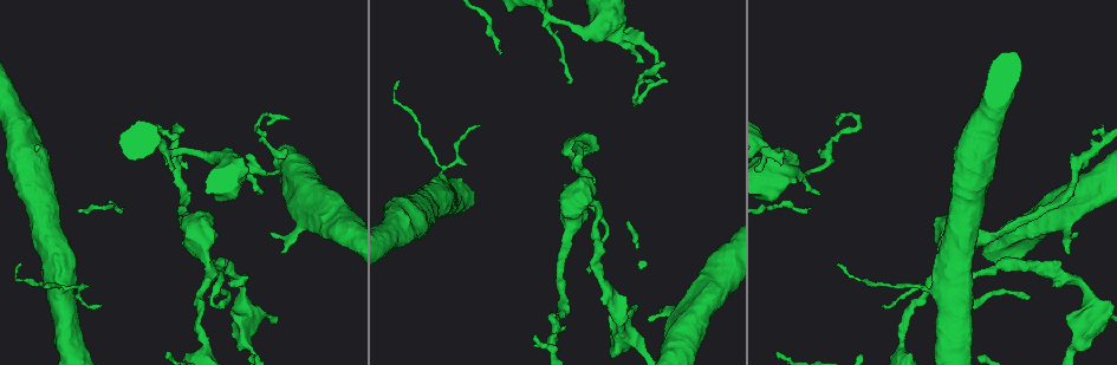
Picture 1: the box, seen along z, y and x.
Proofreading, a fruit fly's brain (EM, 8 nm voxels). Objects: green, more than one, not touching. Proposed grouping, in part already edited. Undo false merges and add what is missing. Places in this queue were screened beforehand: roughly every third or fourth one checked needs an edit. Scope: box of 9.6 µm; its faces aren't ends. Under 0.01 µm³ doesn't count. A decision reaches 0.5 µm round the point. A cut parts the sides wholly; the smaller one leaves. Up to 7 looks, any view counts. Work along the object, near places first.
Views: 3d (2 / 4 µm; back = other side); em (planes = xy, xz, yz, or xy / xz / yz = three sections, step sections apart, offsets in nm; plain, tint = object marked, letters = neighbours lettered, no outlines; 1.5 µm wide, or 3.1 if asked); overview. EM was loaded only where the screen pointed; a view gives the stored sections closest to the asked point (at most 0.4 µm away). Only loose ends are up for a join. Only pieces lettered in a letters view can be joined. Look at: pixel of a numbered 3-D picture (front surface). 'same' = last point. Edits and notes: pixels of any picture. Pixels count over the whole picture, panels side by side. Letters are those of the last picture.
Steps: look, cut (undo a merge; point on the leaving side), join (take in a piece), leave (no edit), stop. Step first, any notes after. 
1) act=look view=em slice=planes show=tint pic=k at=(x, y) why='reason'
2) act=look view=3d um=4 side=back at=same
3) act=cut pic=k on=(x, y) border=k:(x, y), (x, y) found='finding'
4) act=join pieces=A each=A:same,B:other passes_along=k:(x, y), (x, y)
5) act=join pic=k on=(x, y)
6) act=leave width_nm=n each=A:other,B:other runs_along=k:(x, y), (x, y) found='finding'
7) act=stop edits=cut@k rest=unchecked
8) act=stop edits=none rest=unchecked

act=look view=3d um=4 pic=1 at=(590, 273) why='end of a long branch'

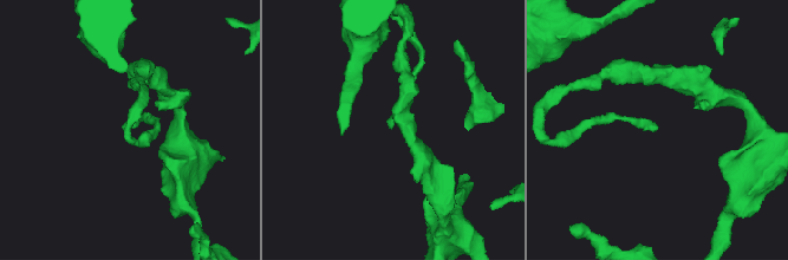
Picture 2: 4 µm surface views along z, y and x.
act=look view=em slice=planes show=letters pic=2 at=(655, 130) why='need the tissue'

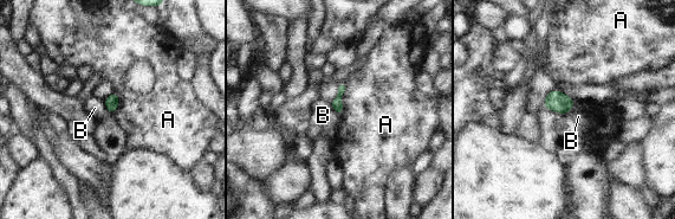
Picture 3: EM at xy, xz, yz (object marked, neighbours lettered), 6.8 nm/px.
act=leave each=A:other,B:other border=3:(343, 84), (343, 113), (339, 116) found='no lettered piece goes on from it'

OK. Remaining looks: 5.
act=look view=em slice=yz step=4 show=tint pic=1 at=(533, 336) why='an open end'

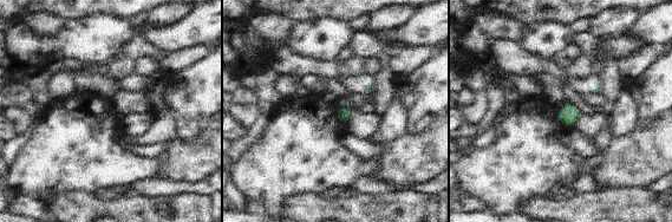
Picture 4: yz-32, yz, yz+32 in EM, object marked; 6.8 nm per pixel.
act=look view=em slice=planes show=letters at=same

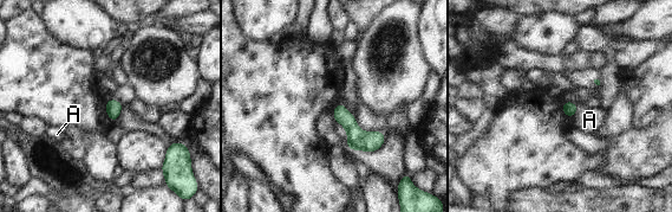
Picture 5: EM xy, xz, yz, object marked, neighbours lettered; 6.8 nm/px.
act=leave width_nm=100 each=A:other runs_along=5:(338, 108), (365, 141), (379, 143) found='none of them fits'

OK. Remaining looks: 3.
act=look view=em slice=planes show=tint pic=1 at=(213, 298)

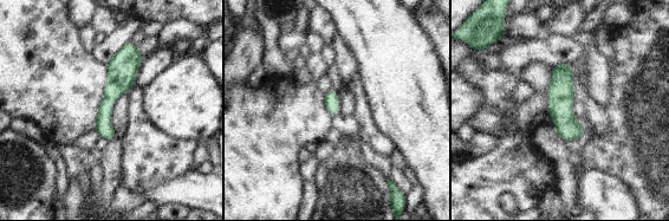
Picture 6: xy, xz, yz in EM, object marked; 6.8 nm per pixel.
act=look view=em slice=planes show=letters at=same

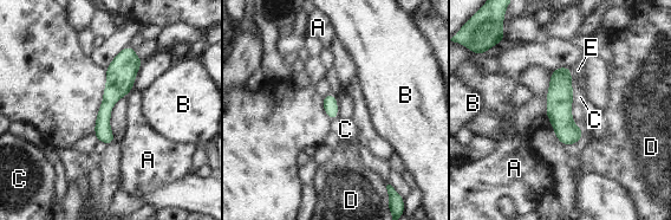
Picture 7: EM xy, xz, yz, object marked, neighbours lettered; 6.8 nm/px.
act=leave width_nm=100 each=A:other,B:other,C:other,D:other,E:other runs_along=7:(129, 50), (103, 115), (101, 138) found='continuous, no second neuron'

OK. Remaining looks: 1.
act=stop edits=none rest=unchecked

